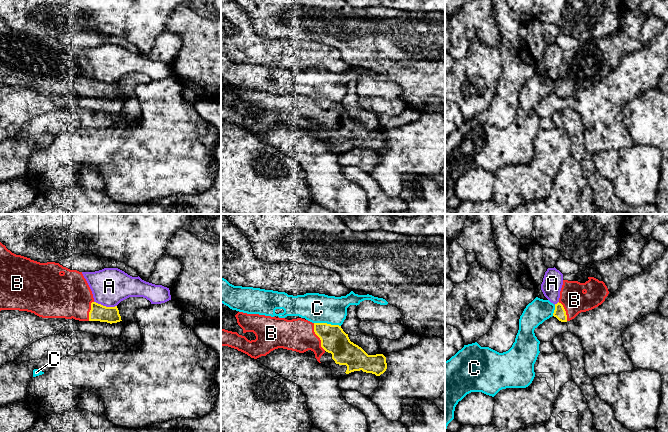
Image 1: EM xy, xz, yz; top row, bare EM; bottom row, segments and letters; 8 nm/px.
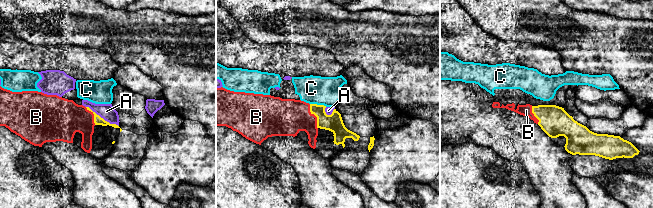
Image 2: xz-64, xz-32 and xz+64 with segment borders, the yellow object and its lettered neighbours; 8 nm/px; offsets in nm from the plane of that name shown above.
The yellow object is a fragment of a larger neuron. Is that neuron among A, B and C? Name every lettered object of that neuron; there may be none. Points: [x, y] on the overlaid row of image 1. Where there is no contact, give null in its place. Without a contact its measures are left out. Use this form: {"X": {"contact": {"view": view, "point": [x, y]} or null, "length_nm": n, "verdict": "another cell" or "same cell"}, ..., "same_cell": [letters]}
{"A": {"contact": {"view": "xy", "point": [105, 306]}, "length_nm": 190, "verdict": "another cell"}, "B": {"contact": {"view": "xz", "point": [318, 336]}, "length_nm": 240, "verdict": "same cell"}, "C": {"contact": {"view": "xz", "point": [326, 323]}, "length_nm": 220, "verdict": "another cell"}, "same_cell": ["B"]}

